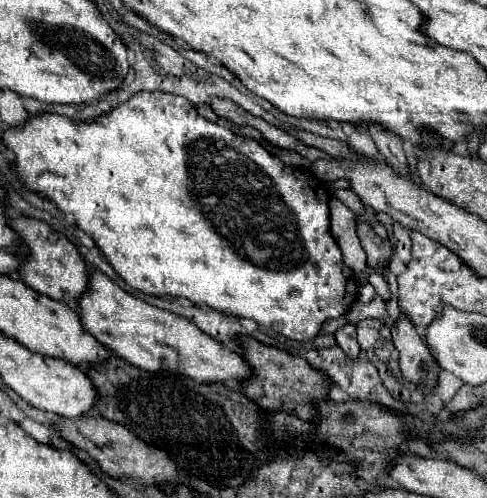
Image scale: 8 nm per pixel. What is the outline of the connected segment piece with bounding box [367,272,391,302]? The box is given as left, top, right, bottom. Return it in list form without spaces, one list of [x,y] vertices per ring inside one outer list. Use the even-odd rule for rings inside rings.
[[[371,272],[371,274],[367,274],[367,276],[369,276],[369,284],[375,288],[375,292],[381,296],[381,300],[383,300],[383,302],[389,302],[389,300],[391,300],[391,292],[389,292],[387,280],[385,280],[381,274],[377,274],[377,272]]]

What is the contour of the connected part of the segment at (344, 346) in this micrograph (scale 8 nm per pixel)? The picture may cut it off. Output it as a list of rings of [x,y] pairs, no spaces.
[[[347,324],[343,328],[339,328],[335,332],[335,338],[337,338],[337,344],[341,346],[341,350],[349,356],[349,360],[357,360],[359,356],[359,344],[357,344],[357,334],[355,334],[355,326],[353,324]]]

